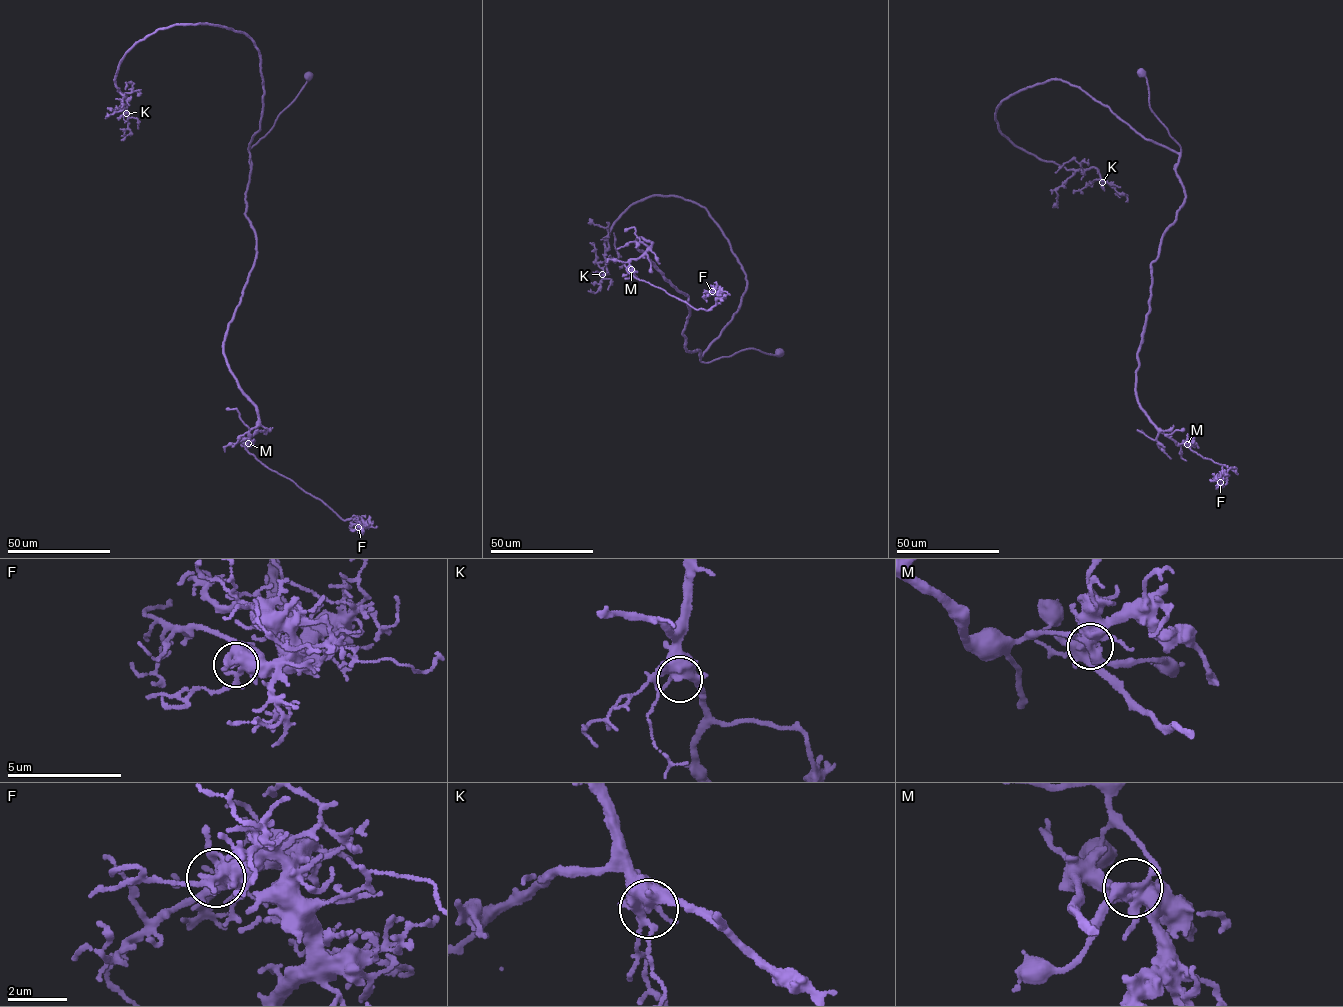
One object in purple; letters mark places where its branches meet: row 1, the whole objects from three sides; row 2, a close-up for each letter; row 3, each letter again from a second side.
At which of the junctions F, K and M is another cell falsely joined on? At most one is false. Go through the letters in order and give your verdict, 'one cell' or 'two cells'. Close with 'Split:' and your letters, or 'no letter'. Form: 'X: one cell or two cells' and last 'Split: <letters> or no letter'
F: one cell
K: one cell
M: two cells
Split: M

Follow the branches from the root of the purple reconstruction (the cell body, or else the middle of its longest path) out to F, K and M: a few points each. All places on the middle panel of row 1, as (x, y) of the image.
F: (780, 351), (687, 351), (688, 297), (636, 238), (652, 243), (635, 277), (697, 309), (712, 291)
K: (780, 351), (700, 360), (747, 280), (695, 202), (633, 203), (605, 239), (602, 274)
M: (780, 351), (701, 361), (682, 334), (688, 297), (638, 248), (641, 237), (652, 243), (631, 269)

